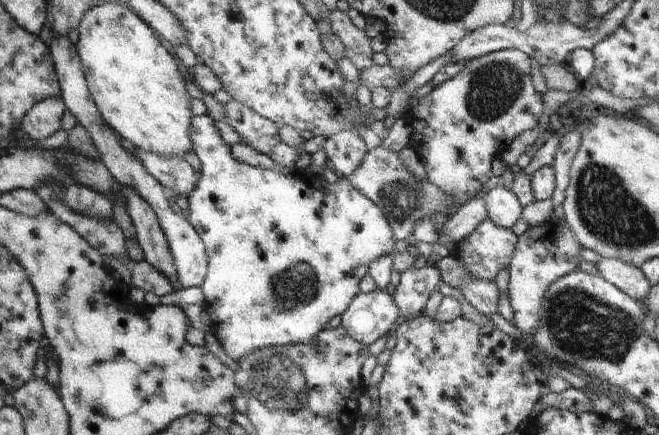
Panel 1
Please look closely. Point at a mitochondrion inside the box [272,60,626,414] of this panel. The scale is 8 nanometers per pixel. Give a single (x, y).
(405, 200)

